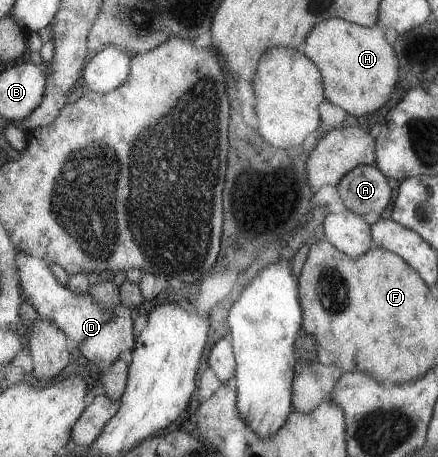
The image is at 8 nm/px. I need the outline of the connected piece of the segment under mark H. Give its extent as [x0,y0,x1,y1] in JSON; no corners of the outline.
[301,17,398,117]

